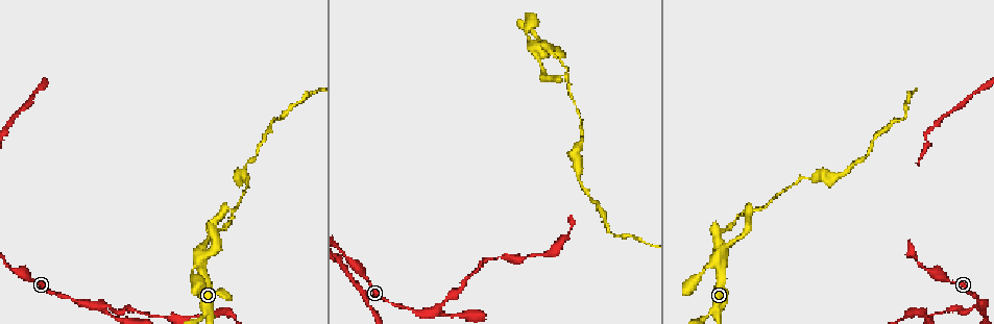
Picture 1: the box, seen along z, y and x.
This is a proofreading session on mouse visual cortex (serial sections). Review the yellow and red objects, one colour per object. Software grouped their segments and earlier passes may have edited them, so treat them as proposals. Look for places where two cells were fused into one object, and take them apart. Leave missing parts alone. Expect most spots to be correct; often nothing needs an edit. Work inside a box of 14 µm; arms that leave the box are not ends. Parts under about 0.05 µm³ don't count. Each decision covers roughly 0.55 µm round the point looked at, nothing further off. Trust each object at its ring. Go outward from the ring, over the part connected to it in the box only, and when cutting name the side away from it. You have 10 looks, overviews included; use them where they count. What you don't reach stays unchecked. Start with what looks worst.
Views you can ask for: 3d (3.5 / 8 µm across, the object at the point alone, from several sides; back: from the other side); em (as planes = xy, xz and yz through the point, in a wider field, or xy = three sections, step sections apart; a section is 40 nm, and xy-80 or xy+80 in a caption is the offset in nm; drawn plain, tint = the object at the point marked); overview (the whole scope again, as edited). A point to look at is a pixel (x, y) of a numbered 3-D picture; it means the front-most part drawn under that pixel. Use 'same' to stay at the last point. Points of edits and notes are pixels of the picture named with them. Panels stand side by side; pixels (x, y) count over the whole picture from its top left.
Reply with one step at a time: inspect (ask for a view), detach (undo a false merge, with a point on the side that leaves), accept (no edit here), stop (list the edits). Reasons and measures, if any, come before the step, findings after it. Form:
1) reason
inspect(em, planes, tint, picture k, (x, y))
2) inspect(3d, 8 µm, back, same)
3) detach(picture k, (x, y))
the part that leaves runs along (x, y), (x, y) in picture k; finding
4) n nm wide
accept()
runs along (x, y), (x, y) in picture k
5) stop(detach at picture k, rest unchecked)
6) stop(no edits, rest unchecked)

a fork
inspect(3d, 3.5 µm, picture 1, (432, 310))

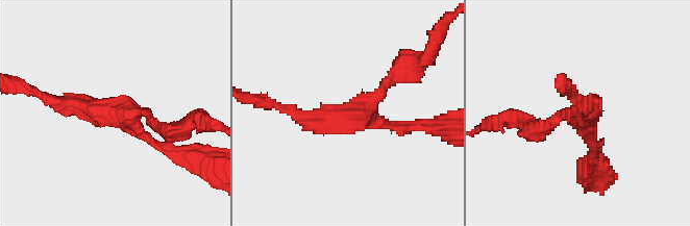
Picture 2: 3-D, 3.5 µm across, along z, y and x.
inspect(em, planes, tint, picture 2, (118, 113))

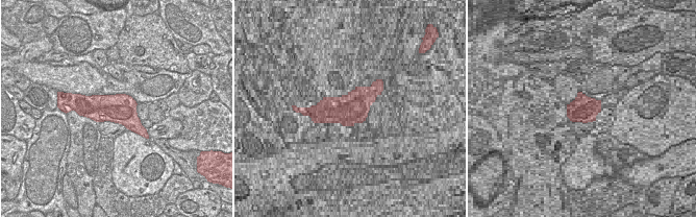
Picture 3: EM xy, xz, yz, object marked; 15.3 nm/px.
3 arms
accept()
runs along (290, 108), (350, 117), (398, 71) in picture 2; all the same cell

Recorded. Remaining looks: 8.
sudden change in width
inspect(3d, 3.5 µm, back, picture 1, (720, 253))

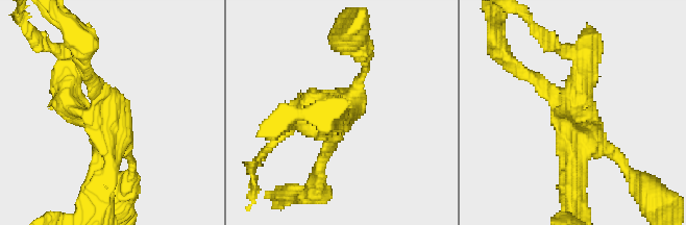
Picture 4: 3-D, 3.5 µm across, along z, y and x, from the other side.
4 arms; arms of 200, 200, 350, 400 nm
inspect(em, planes, plain, picture 4, (106, 120))

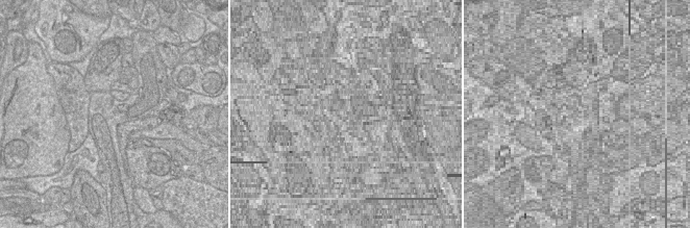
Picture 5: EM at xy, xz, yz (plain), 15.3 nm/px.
inspect(em, planes, tint, same)

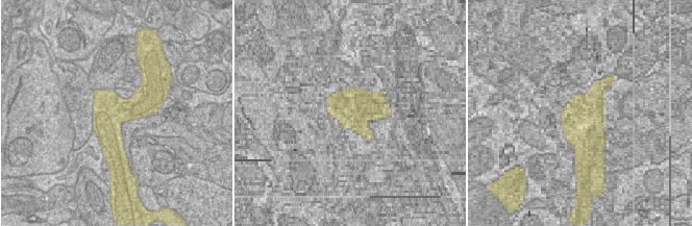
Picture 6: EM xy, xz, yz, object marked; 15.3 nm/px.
accept()
runs along (570, 179), (581, 125), (531, 77) in picture 4; all the same cell

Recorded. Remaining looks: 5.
sharp bend
inspect(3d, 3.5 µm, picture 1, (749, 210))

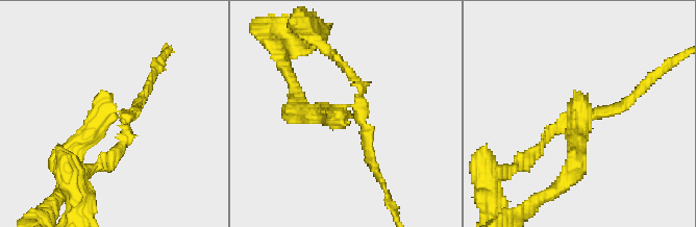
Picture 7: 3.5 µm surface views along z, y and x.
arms of 150, 250 nm; now the EM
inspect(em, xy, step 1, plain, picture 7, (353, 112))

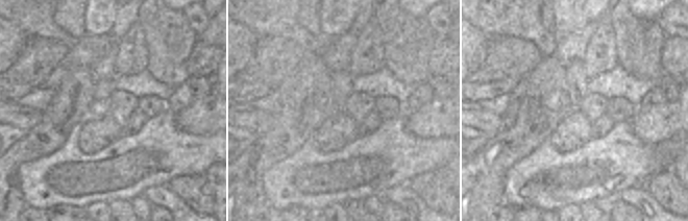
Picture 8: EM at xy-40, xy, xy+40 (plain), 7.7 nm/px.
inspect(em, xy, step 1, tint, same)

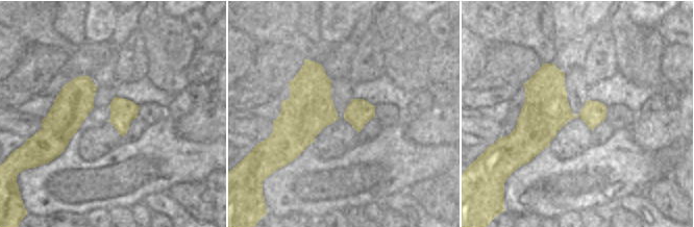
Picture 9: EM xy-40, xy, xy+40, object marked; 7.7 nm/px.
detach(picture 7, (127, 135))
the part that leaves runs along (121, 118), (138, 108), (153, 73) in picture 7; a second cell is stuck on

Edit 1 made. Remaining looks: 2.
narrows sharply
inspect(3d, 3.5 µm, picture 1, (6, 264))

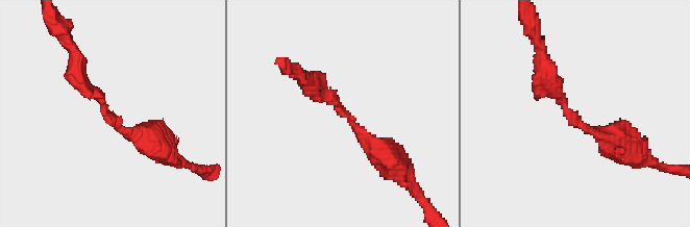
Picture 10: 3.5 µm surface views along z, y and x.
arms of 200, 400 nm
inspect(em, planes, tint, picture 10, (117, 123))

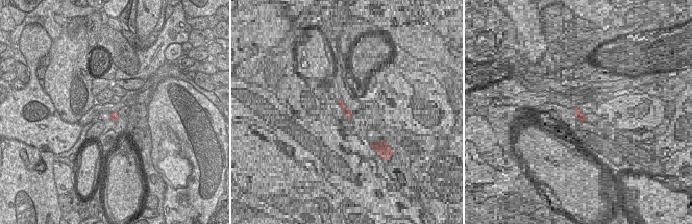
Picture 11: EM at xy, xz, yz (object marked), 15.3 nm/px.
accept()
runs along (394, 165), (333, 98), (311, 87) in picture 10; continuous, no second cell

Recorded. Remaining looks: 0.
stop(detach at picture 7, rest unchecked)

